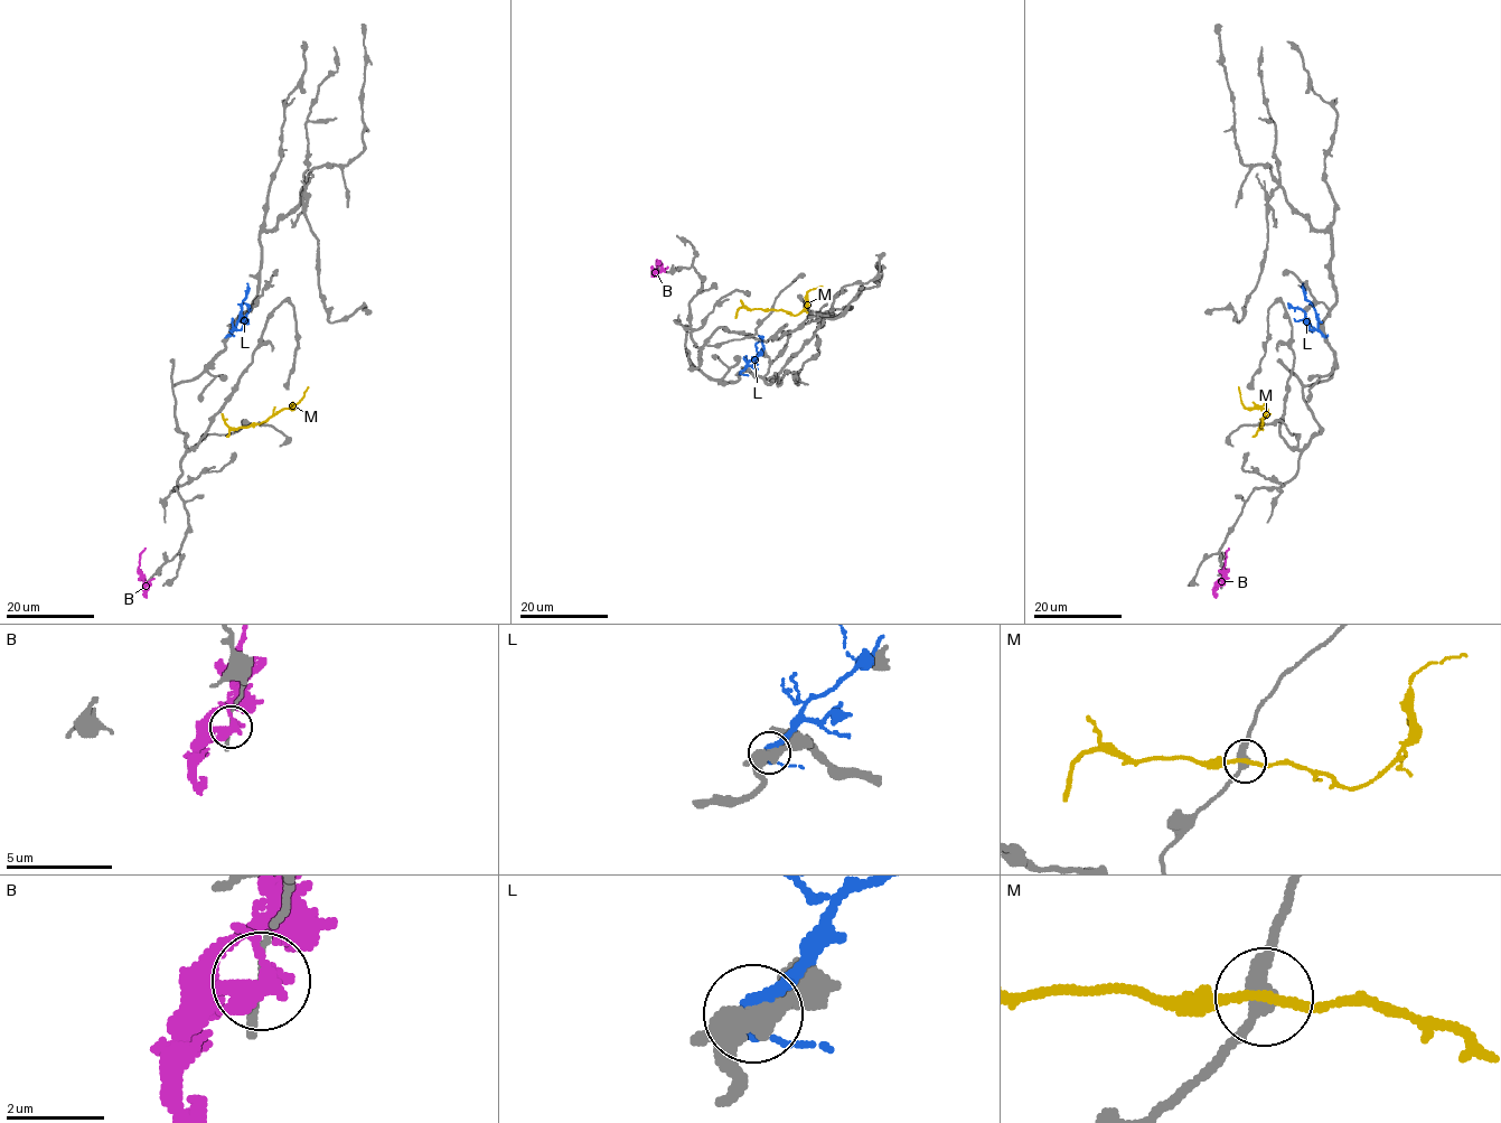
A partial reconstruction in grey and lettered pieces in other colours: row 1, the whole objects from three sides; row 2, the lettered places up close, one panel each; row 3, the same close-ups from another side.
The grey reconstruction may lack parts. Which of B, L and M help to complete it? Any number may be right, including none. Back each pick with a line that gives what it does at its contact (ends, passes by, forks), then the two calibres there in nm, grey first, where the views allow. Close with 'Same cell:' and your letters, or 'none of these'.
M: it passes by; calibres 320 and 170 nm
Same cell: M

